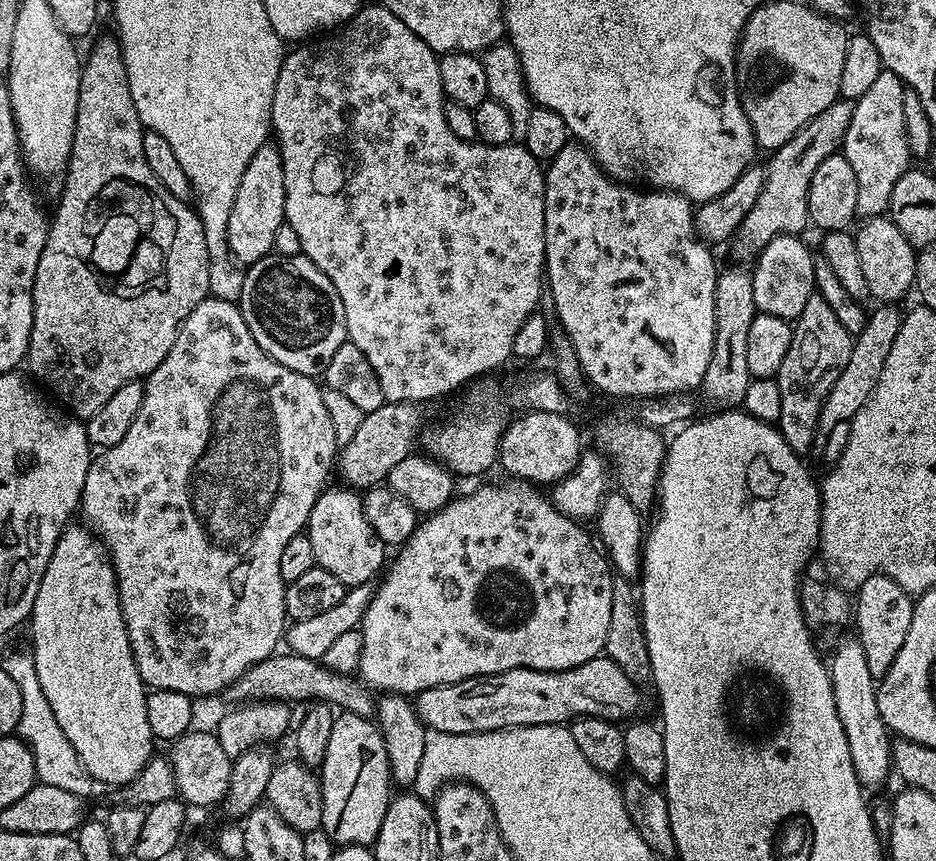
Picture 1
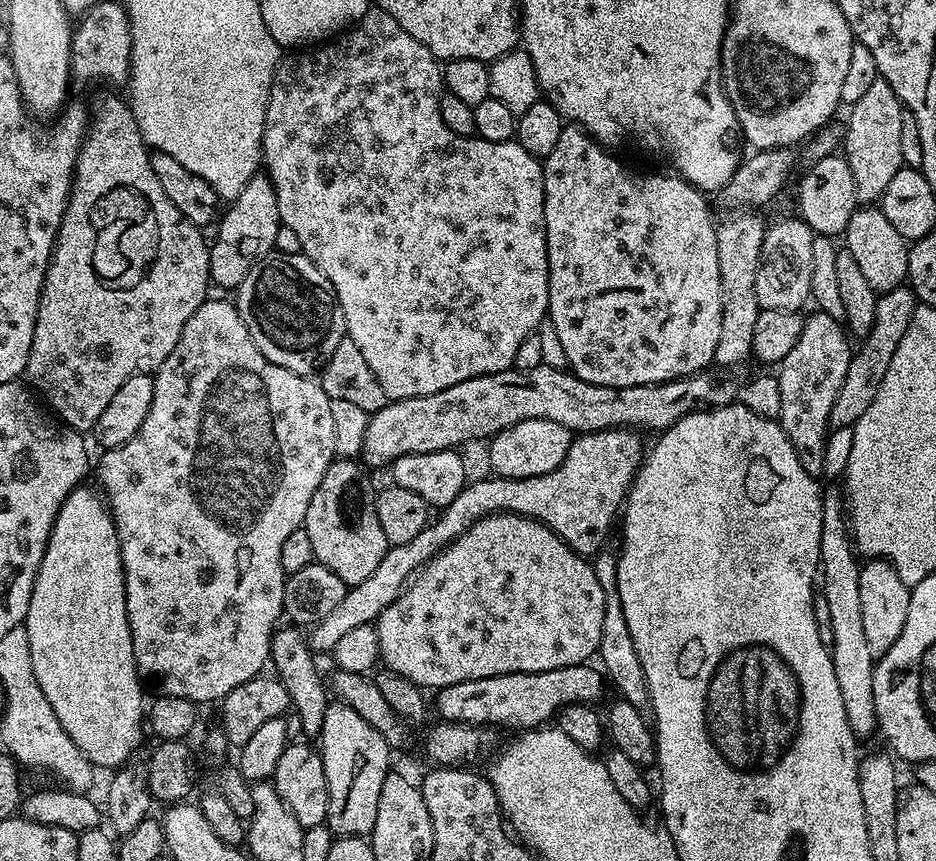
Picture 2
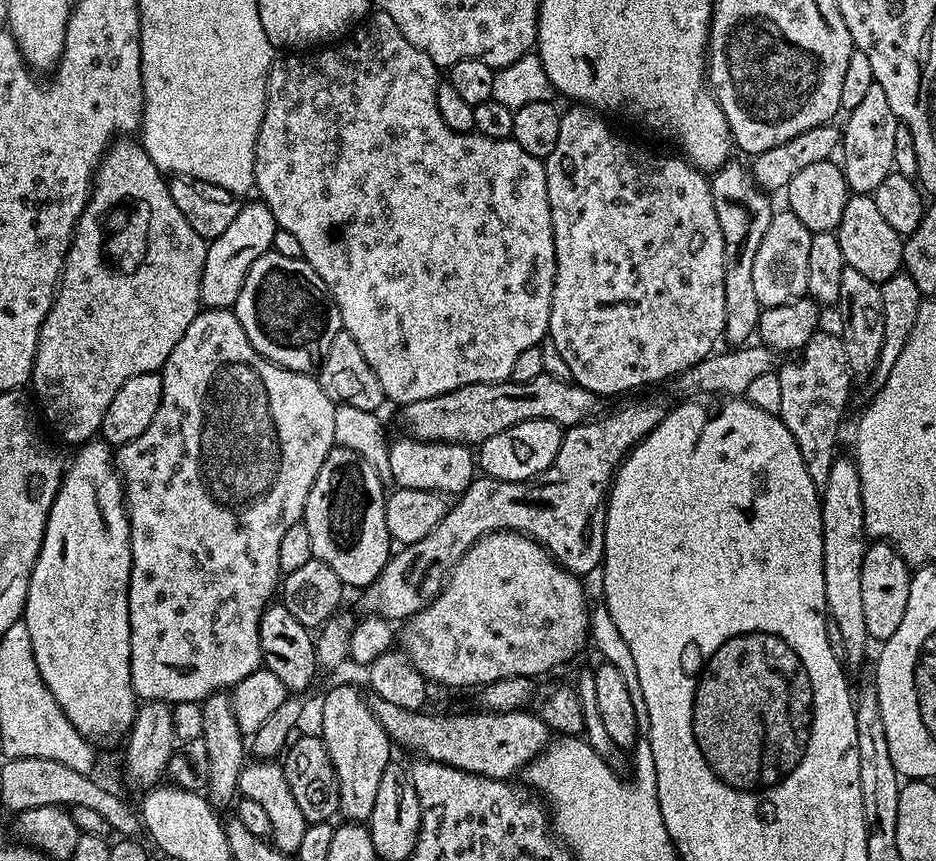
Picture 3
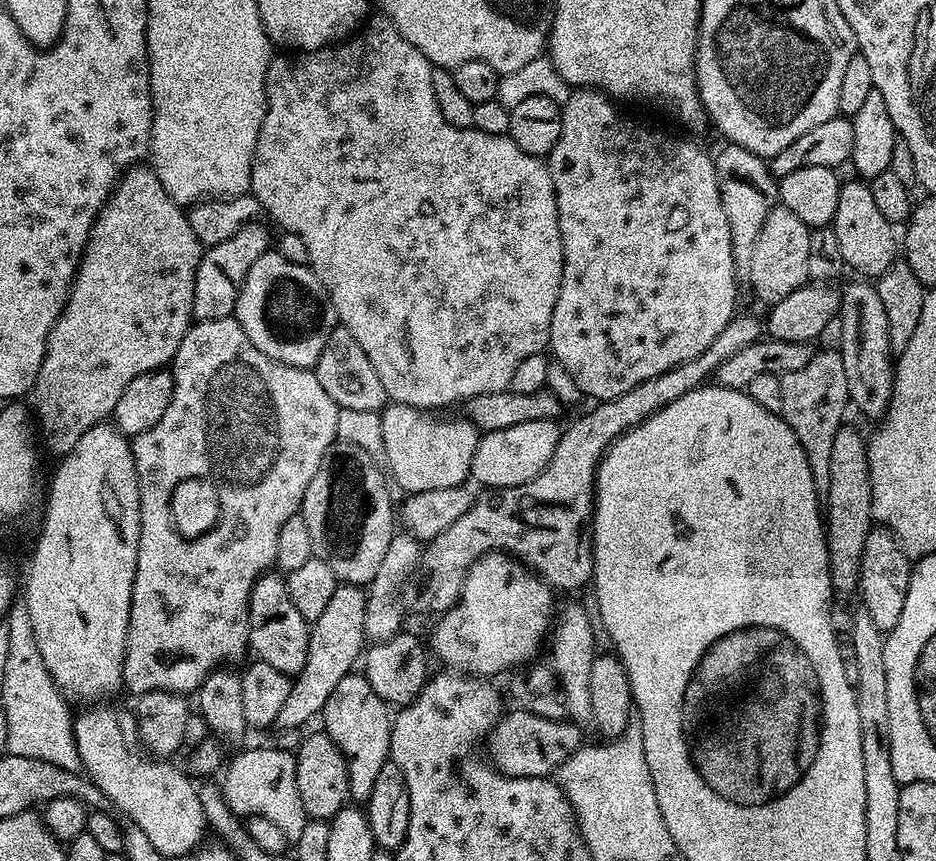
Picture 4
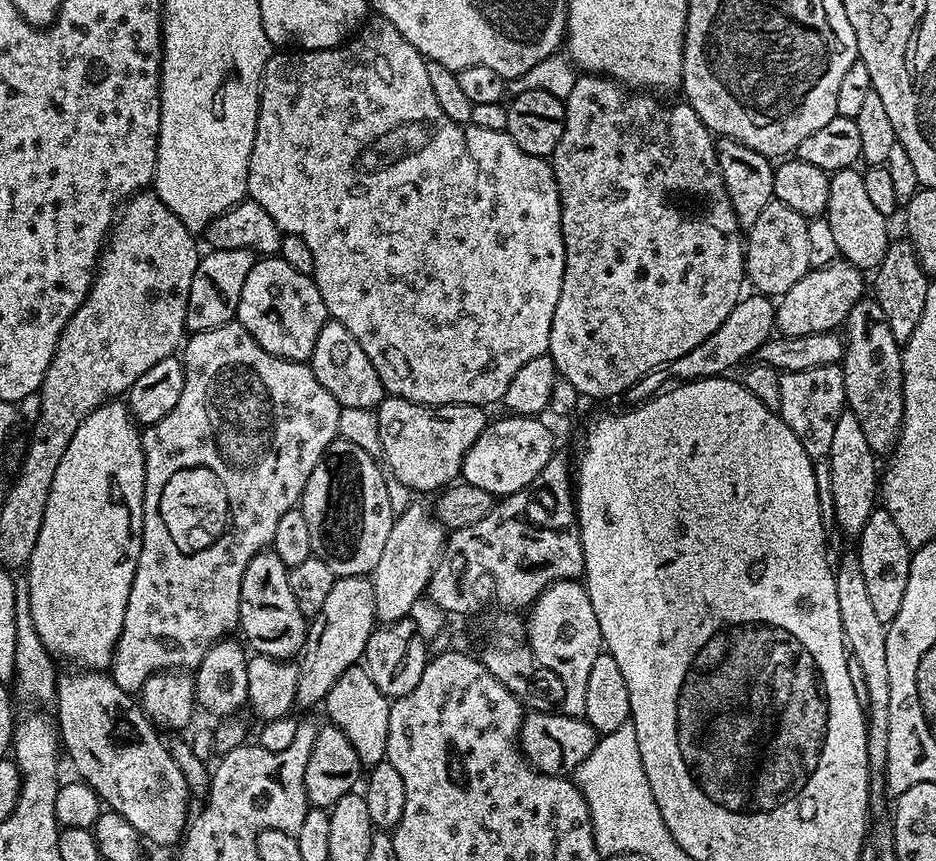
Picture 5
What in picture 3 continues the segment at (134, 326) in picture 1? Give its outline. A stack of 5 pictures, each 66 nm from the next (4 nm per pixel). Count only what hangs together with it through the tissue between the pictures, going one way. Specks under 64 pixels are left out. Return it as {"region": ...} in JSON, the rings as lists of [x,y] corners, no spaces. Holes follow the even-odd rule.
{"region":[[[132,138],[117,139],[105,152],[104,157],[100,159],[100,165],[96,168],[92,192],[76,223],[76,233],[72,236],[72,245],[64,259],[64,268],[60,272],[56,297],[52,299],[52,309],[42,322],[42,330],[38,334],[38,350],[34,354],[30,388],[36,391],[36,400],[40,403],[45,418],[56,427],[57,434],[66,443],[79,446],[99,433],[102,418],[106,414],[106,406],[110,406],[114,394],[118,394],[119,388],[127,380],[134,378],[134,374],[160,372],[163,369],[166,358],[170,358],[170,350],[178,346],[178,341],[181,340],[182,334],[186,334],[190,322],[194,322],[196,315],[202,311],[200,287],[202,286],[202,266],[206,266],[208,246],[209,241],[194,234],[190,222],[182,218],[182,210],[174,206],[174,198],[170,198],[165,173],[156,165],[156,161],[148,156],[147,147]]]}

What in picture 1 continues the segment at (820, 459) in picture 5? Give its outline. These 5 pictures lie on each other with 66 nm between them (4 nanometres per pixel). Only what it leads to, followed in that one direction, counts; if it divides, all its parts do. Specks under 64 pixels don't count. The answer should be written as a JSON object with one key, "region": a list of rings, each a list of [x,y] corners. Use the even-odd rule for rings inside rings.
{"region":[[[814,294],[806,302],[802,314],[792,324],[790,350],[786,350],[786,358],[782,358],[782,366],[776,371],[775,380],[778,390],[782,390],[782,412],[778,427],[782,438],[786,438],[786,446],[798,454],[805,454],[818,440],[816,427],[824,399],[830,394],[834,382],[838,382],[838,374],[850,362],[850,350],[854,337],[838,322],[834,310],[819,294]]]}

